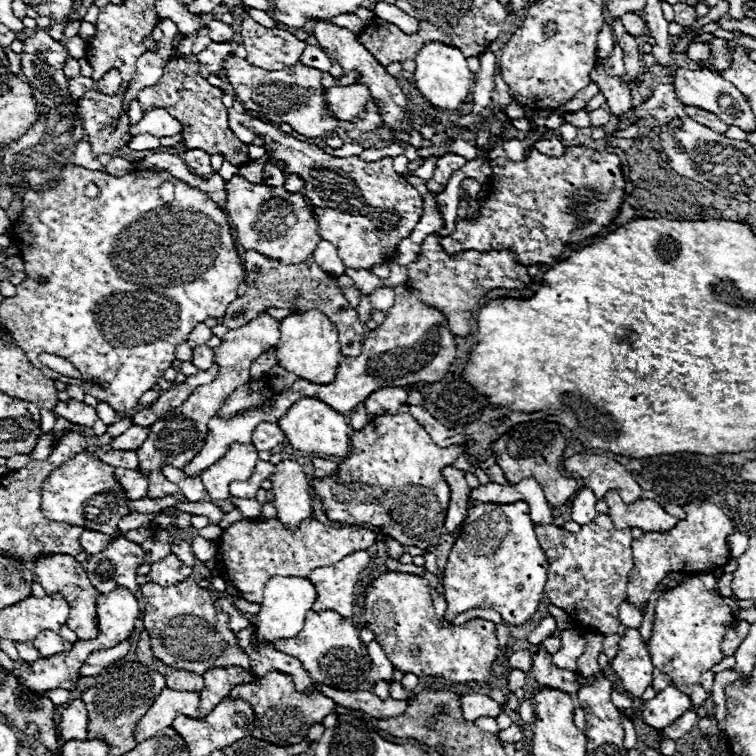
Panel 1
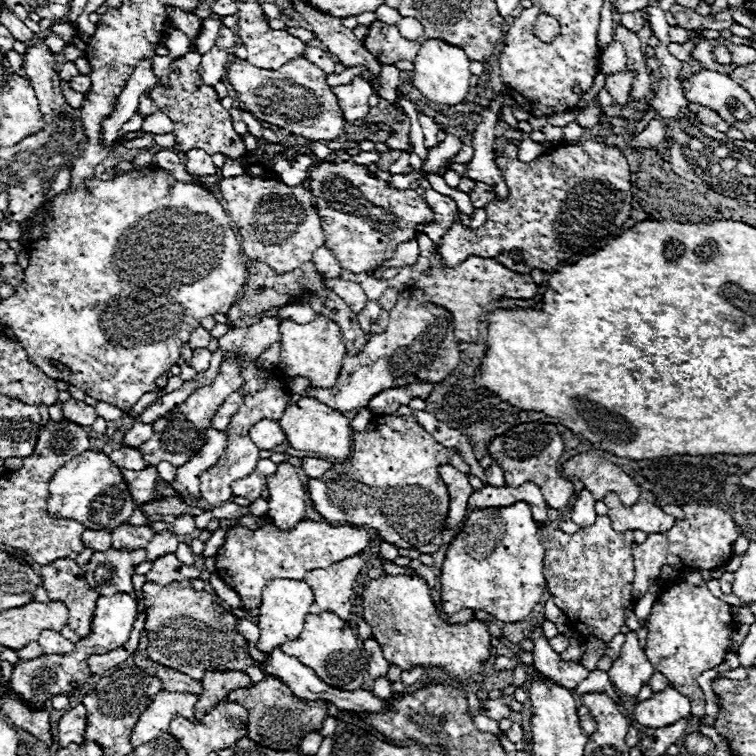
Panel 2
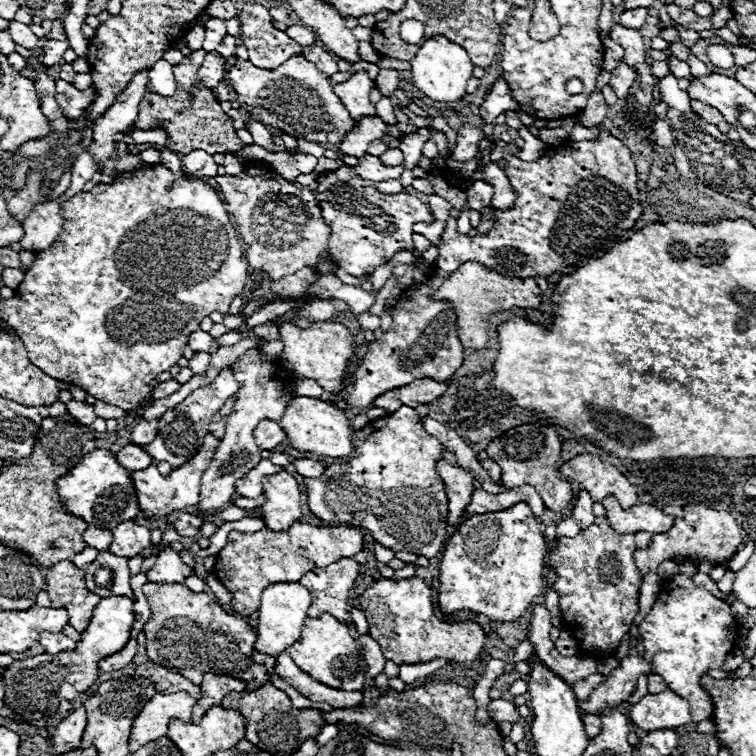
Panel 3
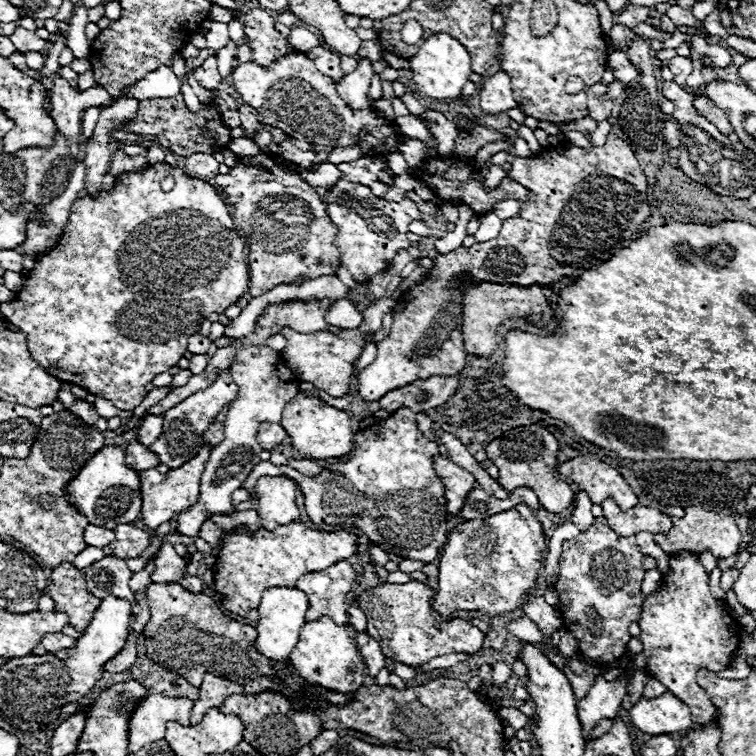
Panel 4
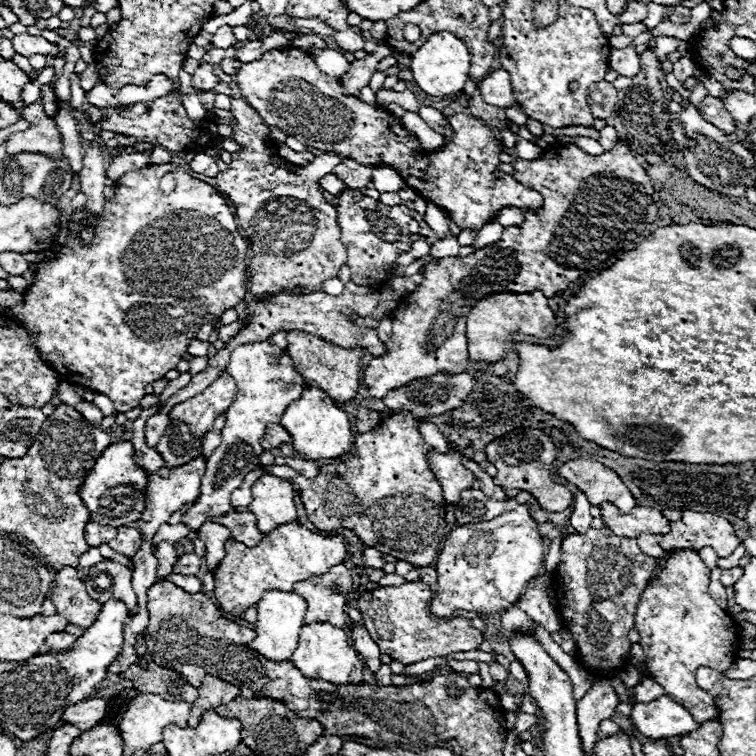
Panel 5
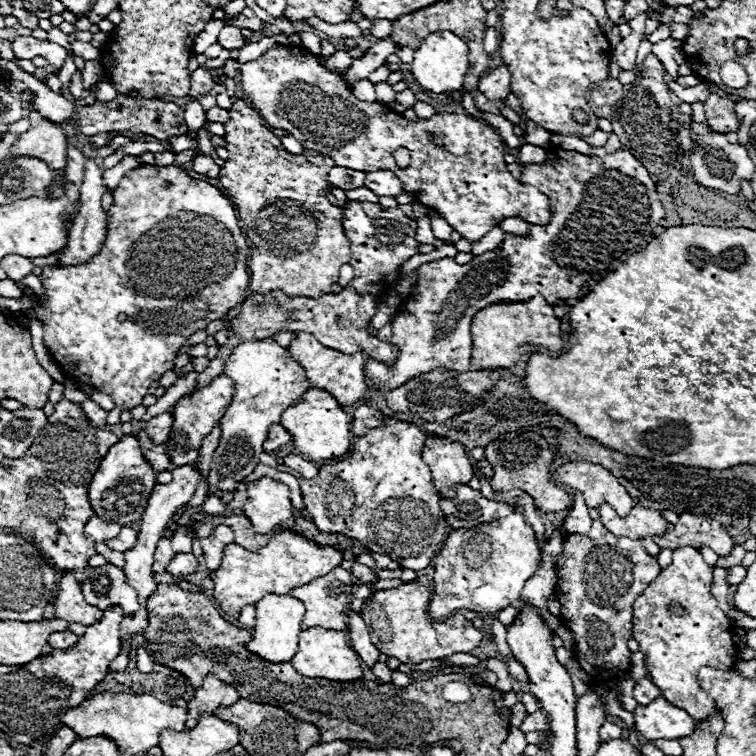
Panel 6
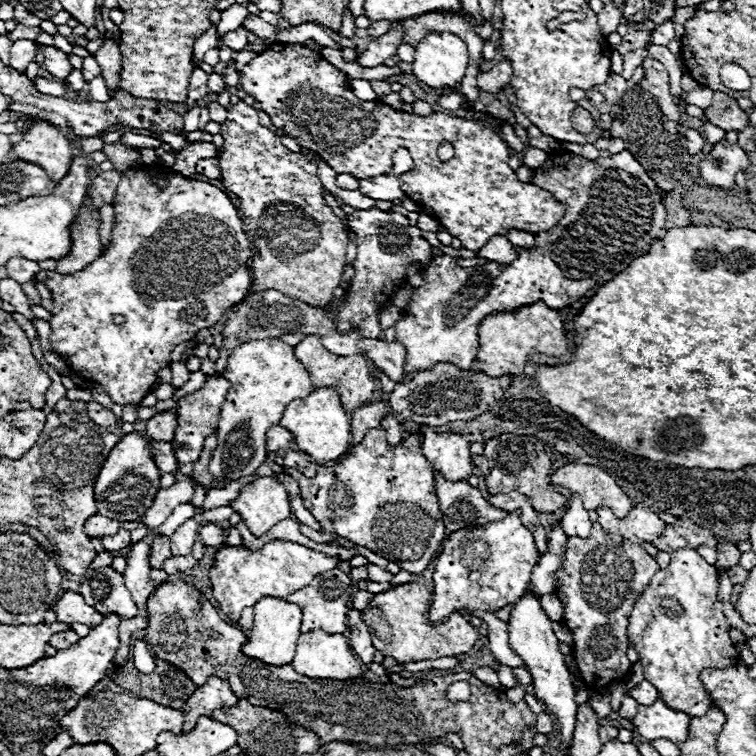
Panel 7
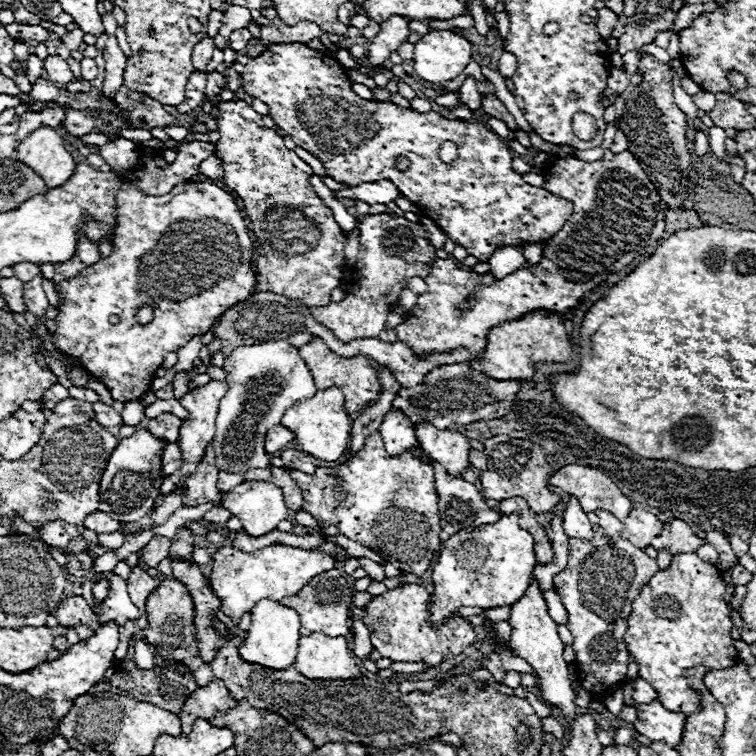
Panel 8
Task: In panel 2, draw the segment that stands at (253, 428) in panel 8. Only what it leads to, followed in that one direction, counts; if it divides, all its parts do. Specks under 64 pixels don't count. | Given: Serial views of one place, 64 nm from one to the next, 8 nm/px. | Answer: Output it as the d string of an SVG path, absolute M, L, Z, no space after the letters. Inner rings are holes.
M244 360L244 366L240 366L240 376L244 378L244 386L240 388L240 394L244 396L238 412L230 418L226 434L228 434L228 446L224 450L224 460L220 458L212 468L208 468L202 476L200 476L200 496L202 500L206 500L212 508L222 506L224 502L228 502L234 494L232 494L232 482L246 478L258 464L260 460L260 450L256 448L256 444L250 440L250 428L260 422L262 418L270 418L270 420L280 420L280 416L284 414L284 408L288 406L288 386L286 386L286 378L276 376L272 370L260 370L256 366L254 360ZM182 514L174 520L174 532L176 532L176 534L192 534L194 530L196 530L196 526L194 526L194 516Z

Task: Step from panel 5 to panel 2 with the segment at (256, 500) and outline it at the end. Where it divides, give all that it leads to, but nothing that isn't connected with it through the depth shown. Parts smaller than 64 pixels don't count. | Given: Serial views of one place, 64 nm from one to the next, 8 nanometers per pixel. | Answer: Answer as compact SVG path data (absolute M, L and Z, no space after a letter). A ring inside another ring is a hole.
M278 464L276 474L266 478L268 518L280 530L292 530L306 518L306 490L292 464Z

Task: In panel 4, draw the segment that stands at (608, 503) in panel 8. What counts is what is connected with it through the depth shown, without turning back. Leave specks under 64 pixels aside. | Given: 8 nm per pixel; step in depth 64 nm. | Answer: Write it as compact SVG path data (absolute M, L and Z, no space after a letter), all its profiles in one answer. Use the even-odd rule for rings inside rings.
M576 456L564 462L558 472L580 486L594 504L602 504L606 498L612 498L620 510L630 510L638 506L638 498L632 488L624 482L620 472L594 456Z

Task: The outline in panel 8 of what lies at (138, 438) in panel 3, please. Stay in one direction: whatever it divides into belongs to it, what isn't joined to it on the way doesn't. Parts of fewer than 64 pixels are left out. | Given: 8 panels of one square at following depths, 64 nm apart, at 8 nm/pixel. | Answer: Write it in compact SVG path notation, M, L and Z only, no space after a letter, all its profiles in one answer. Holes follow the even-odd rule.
M160 414L156 418L152 418L148 422L148 430L158 436L158 438L164 438L168 442L176 442L178 436L180 436L180 426L182 426L182 420L176 418L174 414Z

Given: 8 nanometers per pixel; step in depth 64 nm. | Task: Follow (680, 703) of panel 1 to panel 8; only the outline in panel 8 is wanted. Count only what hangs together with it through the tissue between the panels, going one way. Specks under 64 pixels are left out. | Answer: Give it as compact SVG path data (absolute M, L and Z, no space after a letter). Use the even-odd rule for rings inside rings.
M658 700L650 704L636 704L638 722L634 728L650 738L652 742L666 742L668 746L676 746L680 742L686 714L666 710Z

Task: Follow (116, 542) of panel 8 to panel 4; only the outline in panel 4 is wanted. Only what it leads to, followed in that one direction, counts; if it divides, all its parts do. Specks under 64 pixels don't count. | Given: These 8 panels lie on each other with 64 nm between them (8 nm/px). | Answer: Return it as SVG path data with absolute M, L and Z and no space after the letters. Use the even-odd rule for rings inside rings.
M122 524L114 532L116 532L116 538L110 544L110 550L114 552L114 556L136 558L150 544L150 534L138 526L132 526L132 524Z

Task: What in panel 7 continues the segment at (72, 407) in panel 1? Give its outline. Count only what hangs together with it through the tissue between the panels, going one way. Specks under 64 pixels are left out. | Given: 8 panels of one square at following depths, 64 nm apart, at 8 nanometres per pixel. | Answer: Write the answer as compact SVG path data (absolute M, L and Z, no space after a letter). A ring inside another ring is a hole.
M88 402L88 414L90 414L90 418L98 424L98 426L114 426L114 424L120 424L122 420L118 420L116 416L114 416L114 412L112 410L108 410L108 408L104 408L102 404L98 404L98 402Z

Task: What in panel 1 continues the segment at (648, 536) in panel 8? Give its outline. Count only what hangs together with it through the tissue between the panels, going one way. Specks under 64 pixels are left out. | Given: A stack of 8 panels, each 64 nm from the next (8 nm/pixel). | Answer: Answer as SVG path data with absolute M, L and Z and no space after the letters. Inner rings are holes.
M610 490L604 496L604 500L610 508L608 516L612 518L612 524L618 530L640 528L644 532L664 532L674 528L678 522L674 516L666 514L658 502L652 500L638 500L634 504L624 504L616 490Z

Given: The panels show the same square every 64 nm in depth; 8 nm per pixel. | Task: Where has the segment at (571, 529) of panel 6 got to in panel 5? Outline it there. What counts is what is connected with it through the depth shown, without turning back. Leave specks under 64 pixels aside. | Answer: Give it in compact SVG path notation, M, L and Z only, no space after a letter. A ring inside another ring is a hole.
M576 492L574 494L574 510L570 514L570 526L578 532L578 534L584 534L588 530L592 522L592 516L590 516L590 506L588 506L588 498L582 494L582 492Z

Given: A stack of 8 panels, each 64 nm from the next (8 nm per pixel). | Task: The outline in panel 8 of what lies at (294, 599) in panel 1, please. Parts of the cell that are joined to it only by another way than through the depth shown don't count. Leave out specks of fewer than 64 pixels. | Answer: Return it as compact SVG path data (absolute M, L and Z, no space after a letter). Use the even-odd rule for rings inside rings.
M260 600L252 610L252 624L246 632L244 644L240 646L238 654L246 662L260 664L260 666L272 668L272 670L284 670L284 668L292 666L292 662L296 658L298 638L300 638L300 616L292 608L286 608L278 602Z

